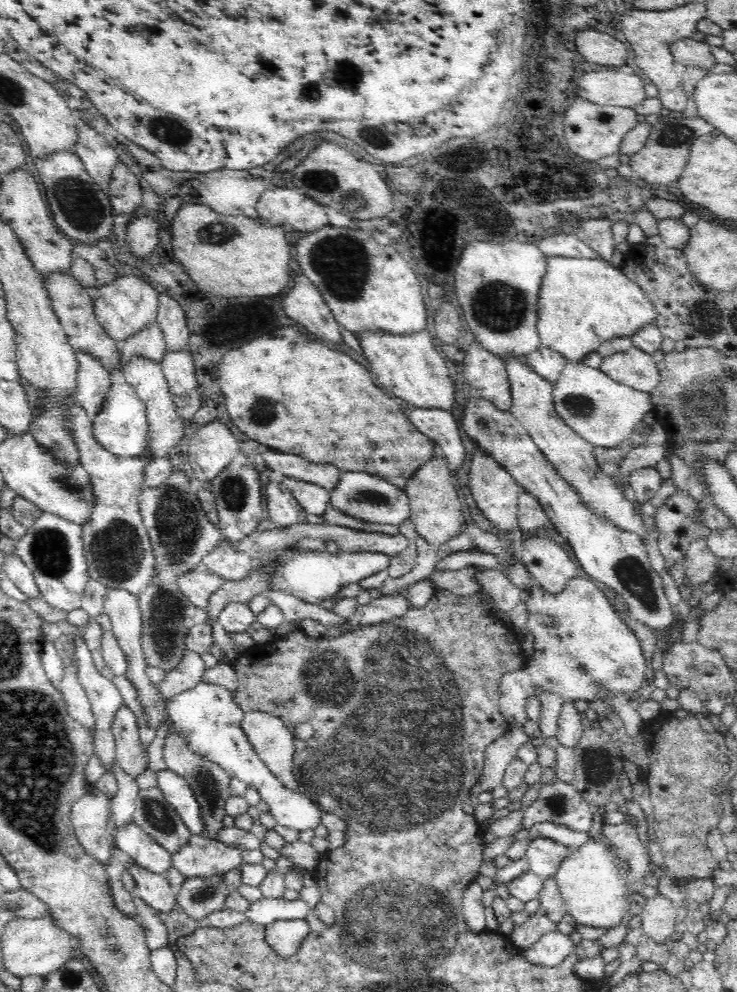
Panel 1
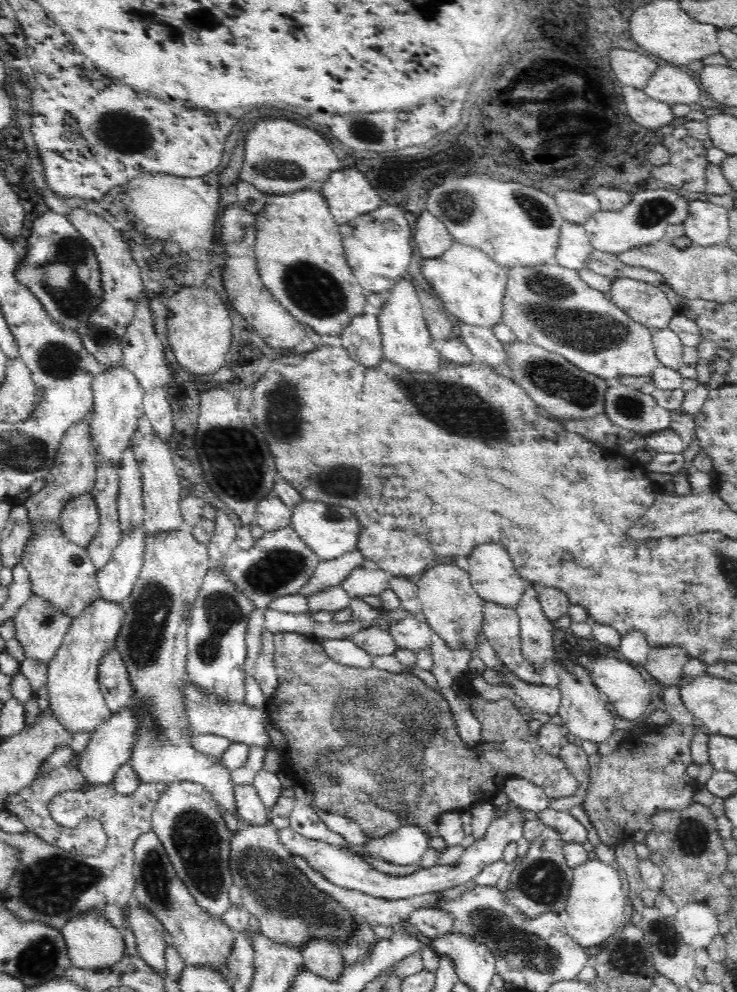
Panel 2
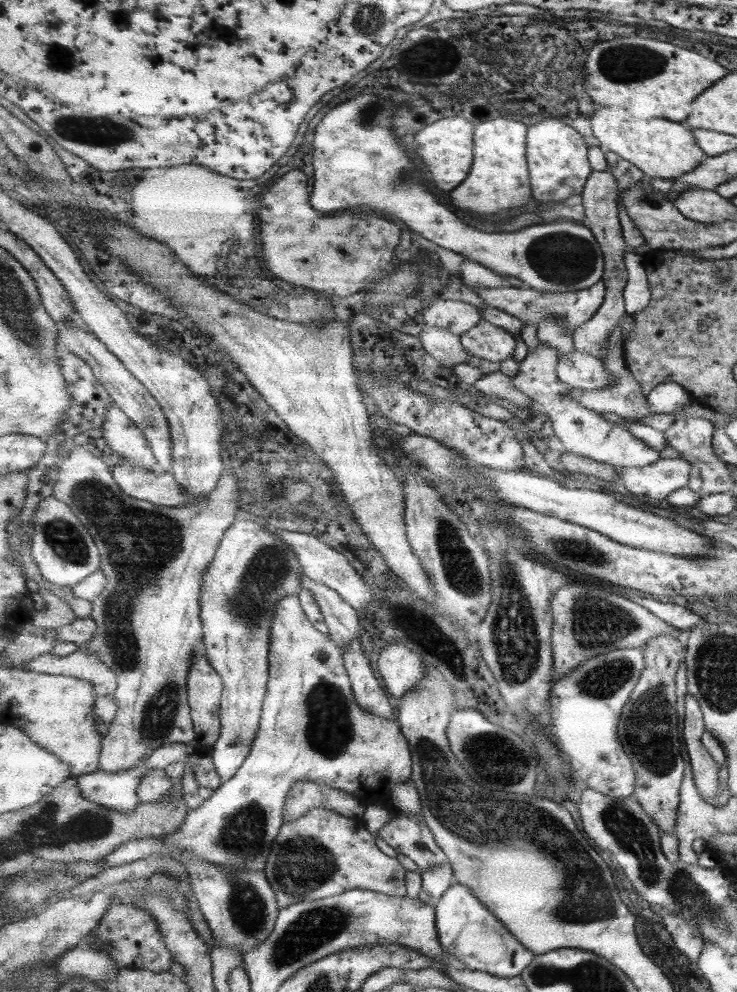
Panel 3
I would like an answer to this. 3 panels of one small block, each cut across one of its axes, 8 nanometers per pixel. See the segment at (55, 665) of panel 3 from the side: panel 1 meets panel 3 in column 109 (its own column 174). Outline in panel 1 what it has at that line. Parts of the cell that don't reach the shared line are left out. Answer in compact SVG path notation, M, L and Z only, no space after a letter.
M186 649L180 664L176 665L176 668L168 670L165 674L166 678L155 686L160 691L162 698L168 700L182 691L194 688L202 681L202 676L206 671L206 665L200 654Z

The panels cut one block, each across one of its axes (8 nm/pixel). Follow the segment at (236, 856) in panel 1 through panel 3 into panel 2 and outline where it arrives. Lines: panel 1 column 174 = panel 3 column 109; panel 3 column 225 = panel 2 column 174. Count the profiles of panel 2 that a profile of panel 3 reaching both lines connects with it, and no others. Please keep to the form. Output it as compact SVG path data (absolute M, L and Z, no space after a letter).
M176 781L169 783L167 789L159 796L152 813L152 828L165 846L169 859L172 861L179 878L186 884L192 897L202 911L224 922L226 912L232 908L229 900L229 890L233 886L233 876L230 871L230 831L226 826L220 809L214 797L202 785L192 781Z

